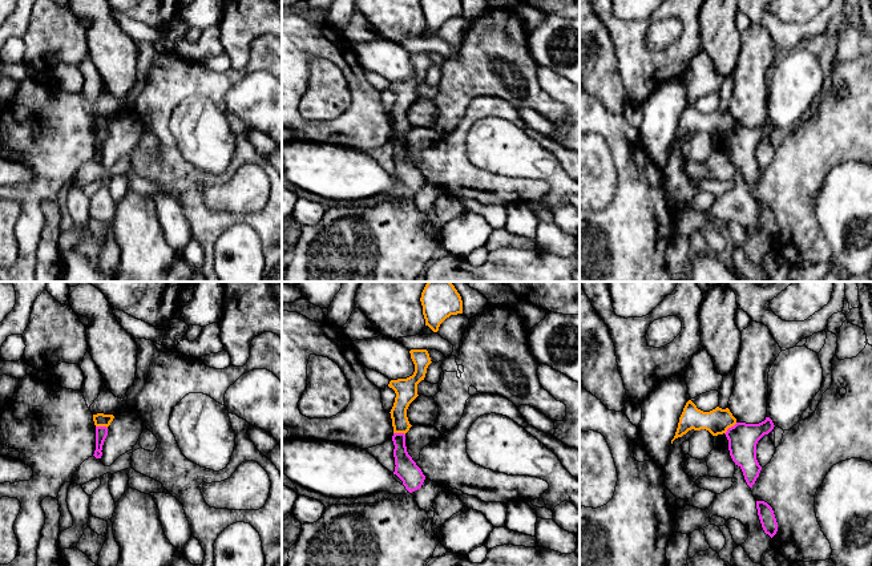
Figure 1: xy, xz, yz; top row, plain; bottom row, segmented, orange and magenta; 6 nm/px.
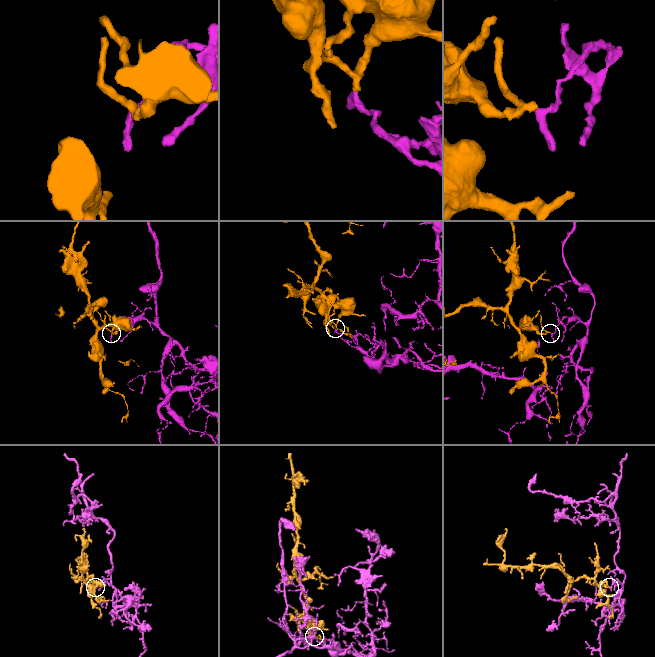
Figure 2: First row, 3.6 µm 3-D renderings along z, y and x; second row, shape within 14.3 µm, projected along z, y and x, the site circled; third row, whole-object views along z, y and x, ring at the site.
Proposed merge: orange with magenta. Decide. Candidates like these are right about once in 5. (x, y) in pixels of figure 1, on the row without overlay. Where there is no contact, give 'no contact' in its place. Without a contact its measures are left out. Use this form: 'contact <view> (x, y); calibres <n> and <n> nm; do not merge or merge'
contact yz (730, 129); calibres 160 and 180 nm; do not merge

